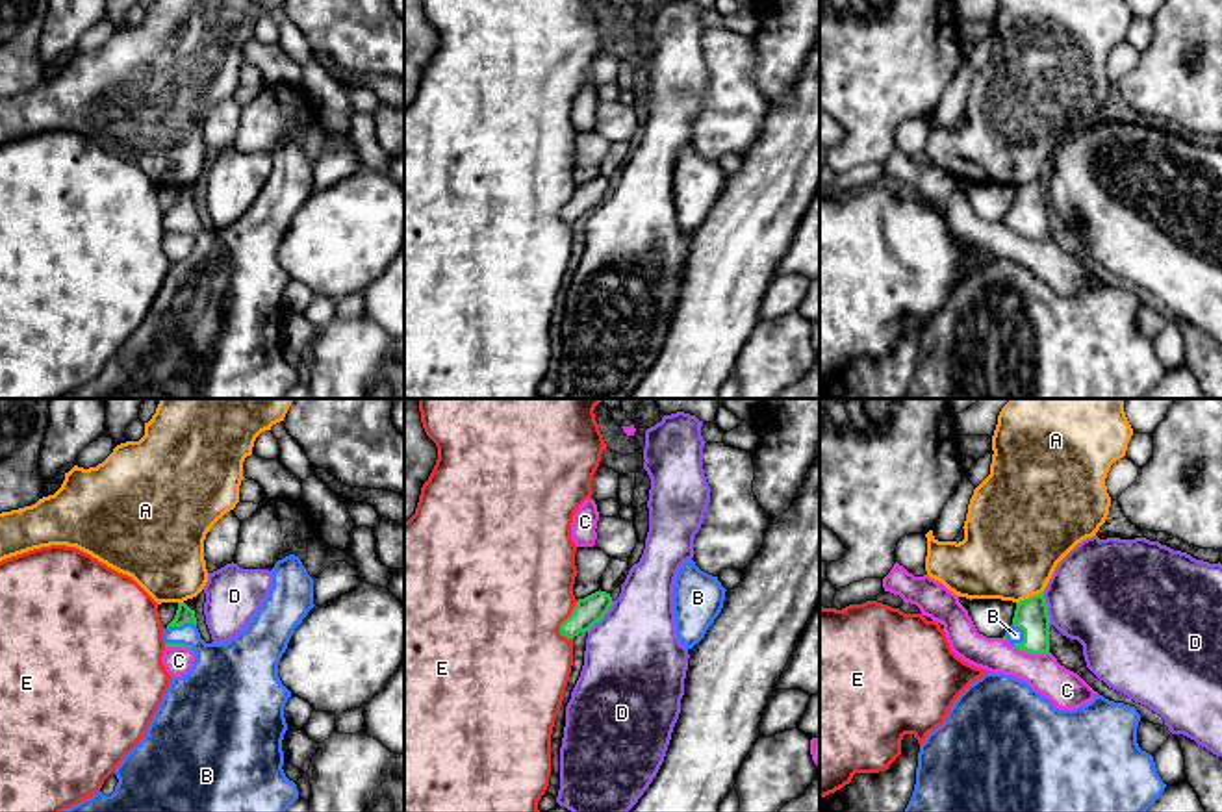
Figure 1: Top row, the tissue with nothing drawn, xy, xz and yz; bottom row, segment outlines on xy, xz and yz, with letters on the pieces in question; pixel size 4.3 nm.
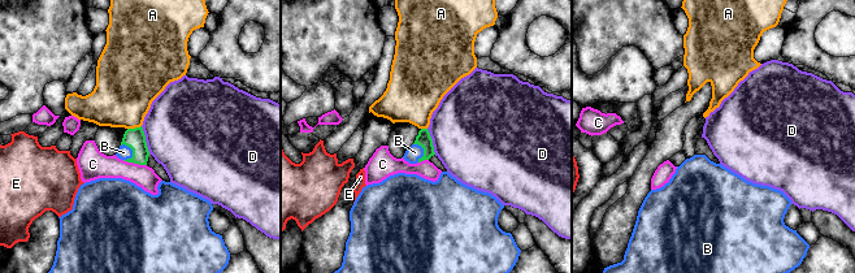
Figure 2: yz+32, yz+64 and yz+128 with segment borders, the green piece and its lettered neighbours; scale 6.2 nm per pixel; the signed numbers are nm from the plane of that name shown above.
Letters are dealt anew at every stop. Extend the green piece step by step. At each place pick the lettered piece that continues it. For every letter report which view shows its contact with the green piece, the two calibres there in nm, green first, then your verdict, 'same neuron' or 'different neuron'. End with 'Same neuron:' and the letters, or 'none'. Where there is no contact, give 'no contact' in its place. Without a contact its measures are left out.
A: yz | 140/420 nm | different neuron
B: yz | 140/70 nm | same neuron
C: yz | 140/170 nm | different neuron
D: xz | 120/440 nm | different neuron
E: xz | 120/480 nm | different neuron
Same neuron: B

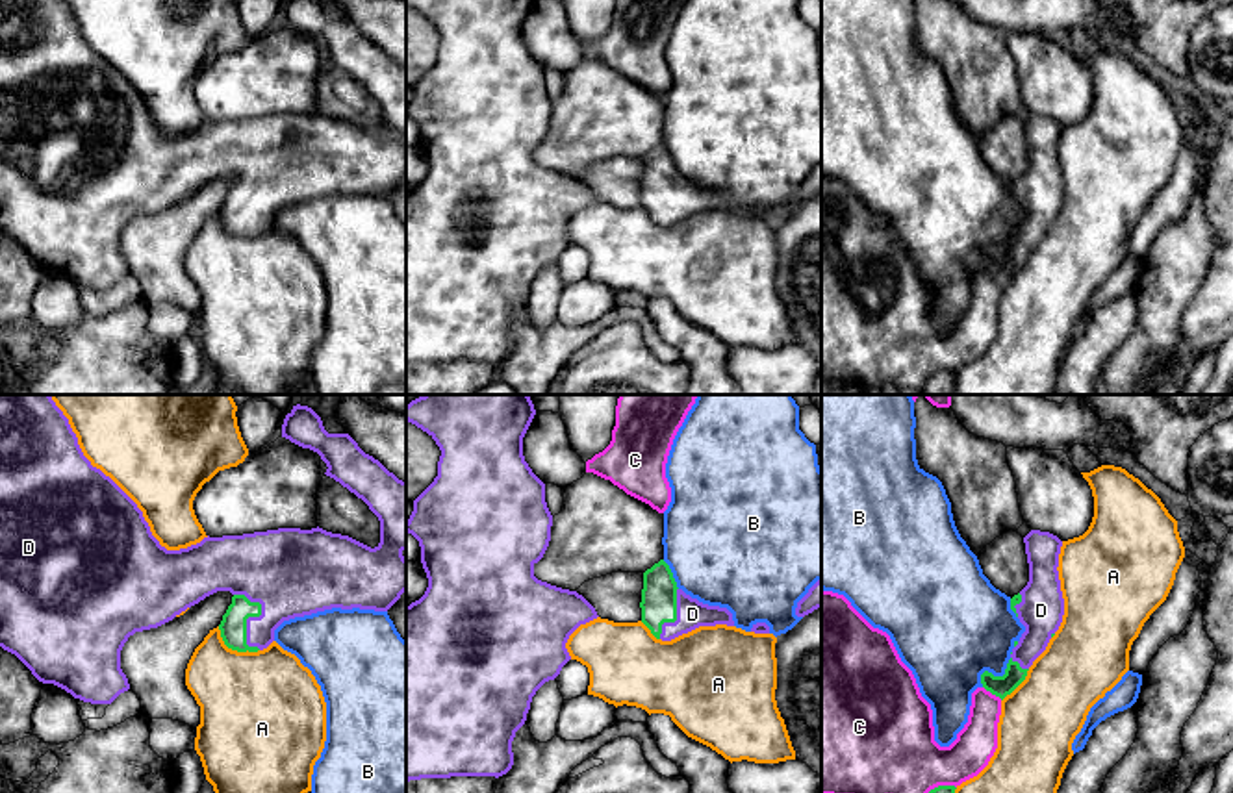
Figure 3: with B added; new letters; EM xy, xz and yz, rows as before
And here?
A: xy | 120/440 nm | different neuron
B: yz | 90/440 nm | different neuron
C: yz | 90/180 nm | different neuron
D: xy | 120/380 nm | same neuron
Same neuron: D

